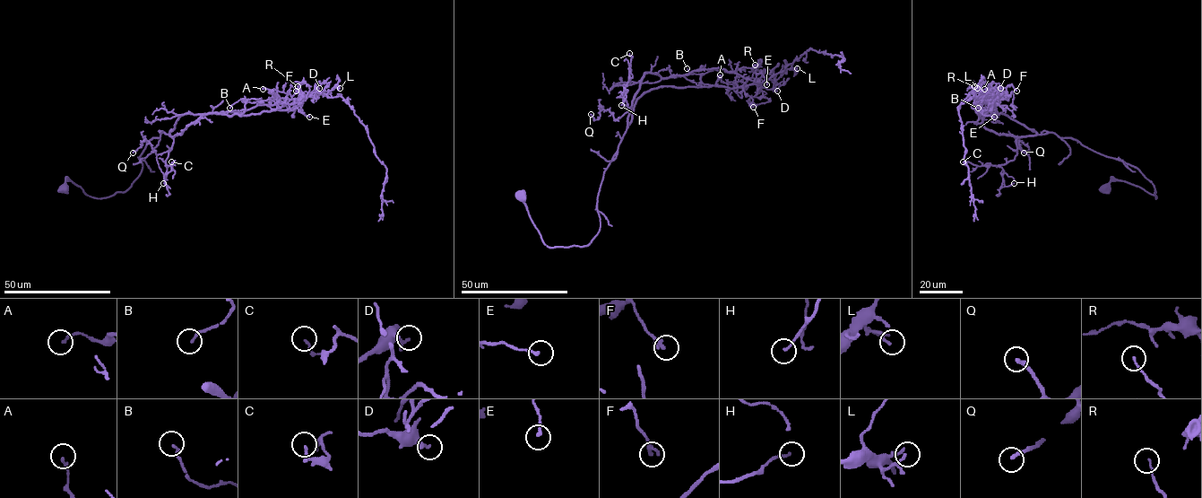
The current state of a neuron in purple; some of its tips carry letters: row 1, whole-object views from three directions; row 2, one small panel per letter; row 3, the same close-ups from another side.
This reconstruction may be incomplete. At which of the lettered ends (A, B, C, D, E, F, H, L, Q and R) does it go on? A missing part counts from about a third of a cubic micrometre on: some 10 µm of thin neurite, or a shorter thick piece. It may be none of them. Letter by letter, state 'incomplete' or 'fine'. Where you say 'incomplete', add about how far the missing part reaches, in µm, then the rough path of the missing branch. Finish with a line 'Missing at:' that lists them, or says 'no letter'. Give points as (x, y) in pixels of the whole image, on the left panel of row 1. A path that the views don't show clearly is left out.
A: fine
B: fine
C: fine
D: fine
E: fine
F: fine
H: fine
L: fine
Q: fine
R: fine
Missing at: no letter

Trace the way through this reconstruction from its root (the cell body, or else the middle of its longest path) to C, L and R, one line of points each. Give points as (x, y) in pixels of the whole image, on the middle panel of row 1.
C: (522, 196), (545, 245), (591, 242), (604, 171), (626, 127), (629, 53)
L: (522, 196), (545, 245), (586, 246), (600, 226), (604, 171), (643, 94), (761, 84), (797, 68)
R: (522, 196), (545, 245), (588, 245), (600, 226), (604, 171), (636, 100), (664, 86), (739, 87), (755, 65)

